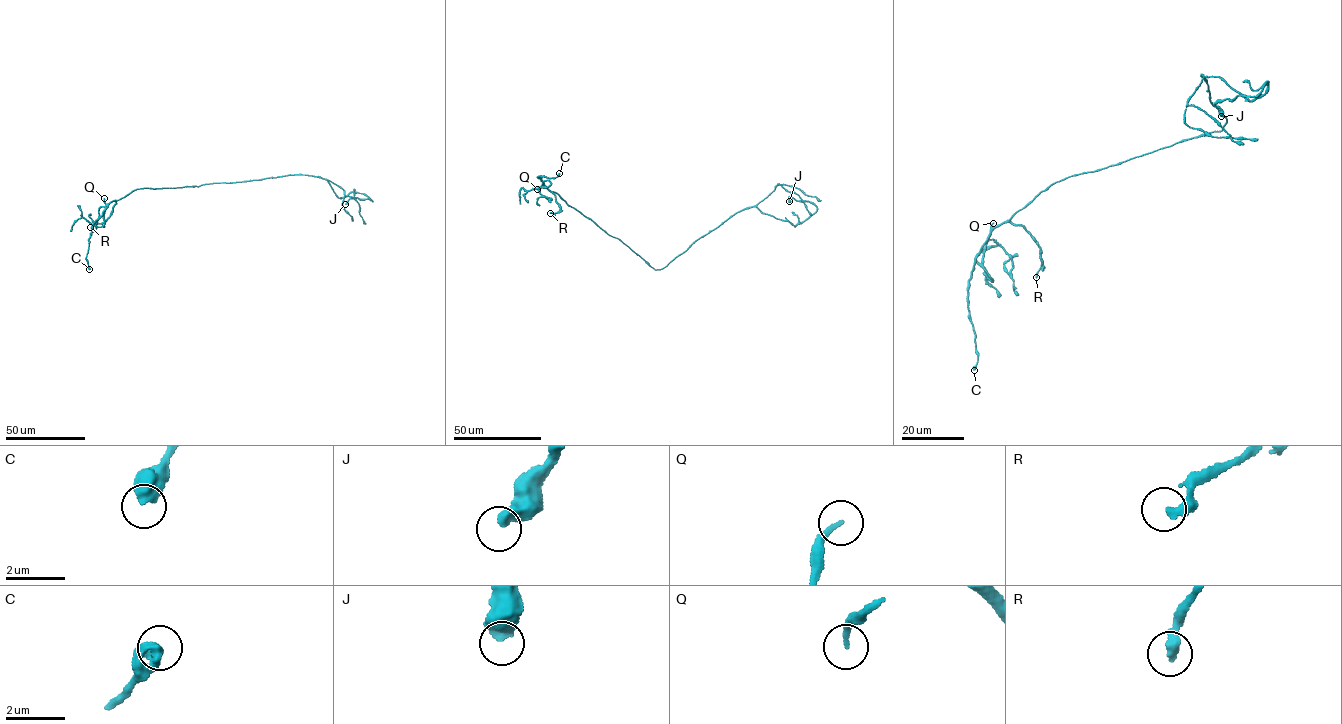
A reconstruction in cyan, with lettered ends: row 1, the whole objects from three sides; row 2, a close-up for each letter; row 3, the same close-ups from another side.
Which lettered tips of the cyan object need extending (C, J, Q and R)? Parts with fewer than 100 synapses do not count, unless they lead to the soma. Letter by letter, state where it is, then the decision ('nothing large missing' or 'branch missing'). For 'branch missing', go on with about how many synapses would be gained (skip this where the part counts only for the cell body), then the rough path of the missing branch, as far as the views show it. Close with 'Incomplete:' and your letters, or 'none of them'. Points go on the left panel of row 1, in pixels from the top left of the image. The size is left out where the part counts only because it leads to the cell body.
C: place (89, 269); nothing large missing
J: place (345, 204); nothing large missing
Q: place (104, 198); nothing large missing
R: place (90, 227); nothing large missing
Incomplete: none of them

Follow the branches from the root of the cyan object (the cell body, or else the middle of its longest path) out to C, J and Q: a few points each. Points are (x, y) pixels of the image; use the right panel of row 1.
C: (1224, 126), (1220, 131), (1058, 181), (993, 229), (976, 257), (969, 282), (968, 308), (977, 355), (974, 370)
J: (1224, 126), (1201, 74), (1250, 101), (1269, 81), (1255, 96), (1214, 103), (1221, 116)
Q: (1224, 126), (1220, 131), (1066, 178), (1036, 196), (989, 234), (993, 223)

